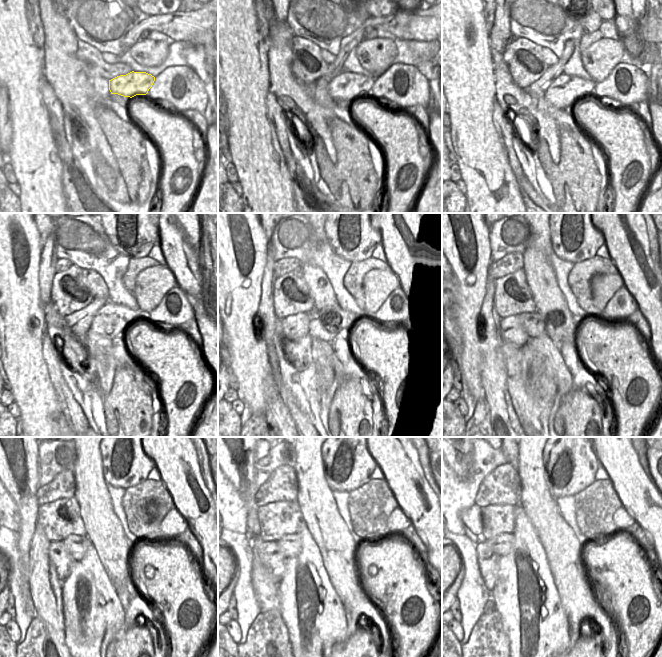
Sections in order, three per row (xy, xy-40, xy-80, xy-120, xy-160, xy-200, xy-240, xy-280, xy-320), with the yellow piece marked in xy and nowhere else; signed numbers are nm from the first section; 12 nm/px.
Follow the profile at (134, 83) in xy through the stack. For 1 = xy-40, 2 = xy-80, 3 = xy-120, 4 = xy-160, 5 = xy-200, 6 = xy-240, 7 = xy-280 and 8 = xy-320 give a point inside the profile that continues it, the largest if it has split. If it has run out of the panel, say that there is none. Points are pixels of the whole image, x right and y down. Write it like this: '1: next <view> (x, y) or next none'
1: next xy-40 (345, 86)
2: next xy-80 (564, 90)
3: next xy-120 (111, 320)
4: next xy-160 (329, 324)
5: next xy-200 (534, 323)
6: next xy-240 (77, 546)
7: next xy-280 (291, 544)
8: next xy-320 (502, 544)

